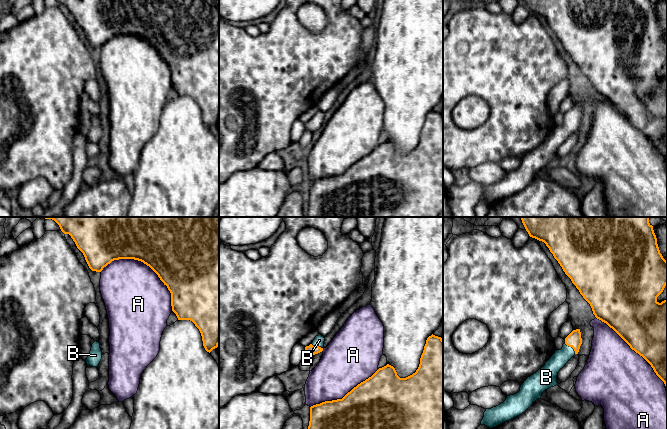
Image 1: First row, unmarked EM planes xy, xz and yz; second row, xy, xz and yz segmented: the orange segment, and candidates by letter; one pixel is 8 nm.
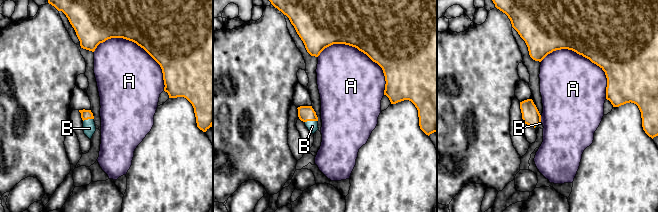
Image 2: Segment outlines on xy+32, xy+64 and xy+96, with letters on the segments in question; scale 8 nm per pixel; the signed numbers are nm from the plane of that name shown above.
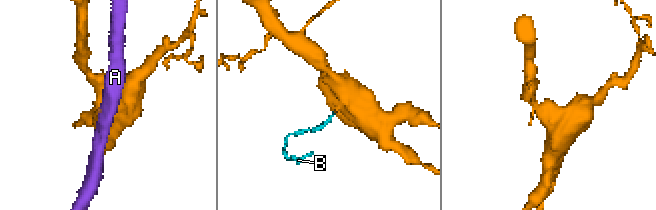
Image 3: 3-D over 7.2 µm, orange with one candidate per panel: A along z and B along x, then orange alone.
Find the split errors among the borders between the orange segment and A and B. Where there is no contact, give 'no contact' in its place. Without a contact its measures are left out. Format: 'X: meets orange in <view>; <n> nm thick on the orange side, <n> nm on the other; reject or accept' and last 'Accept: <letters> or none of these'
A: meets orange in xy; 460 nm thick on the orange side, 480 nm on the other; reject
B: meets orange in yz; 120 nm thick on the orange side, 130 nm on the other; accept
Accept: B

